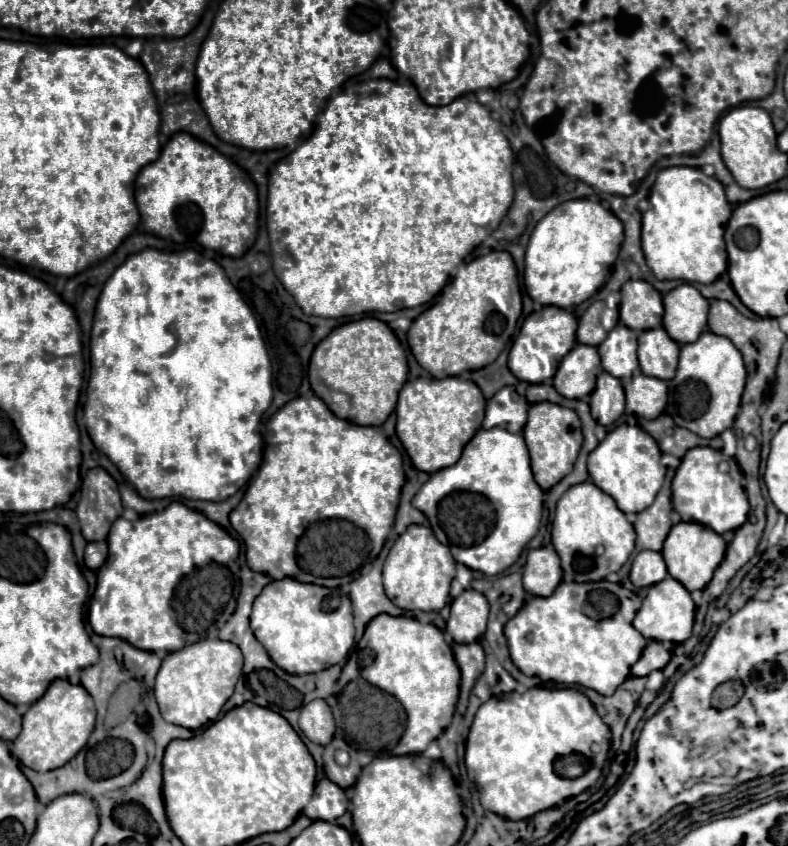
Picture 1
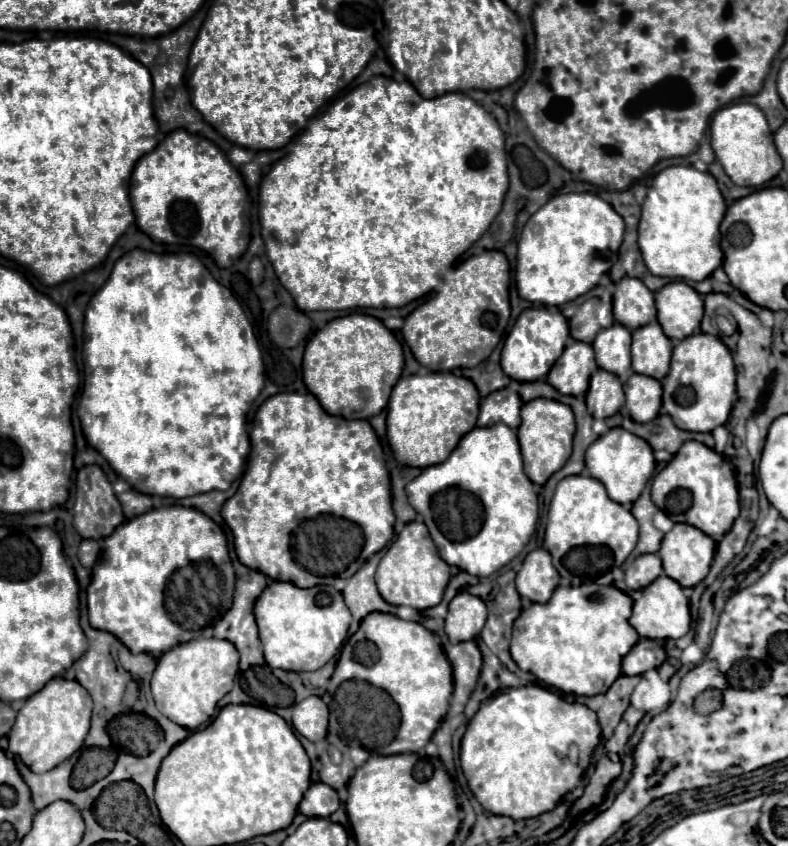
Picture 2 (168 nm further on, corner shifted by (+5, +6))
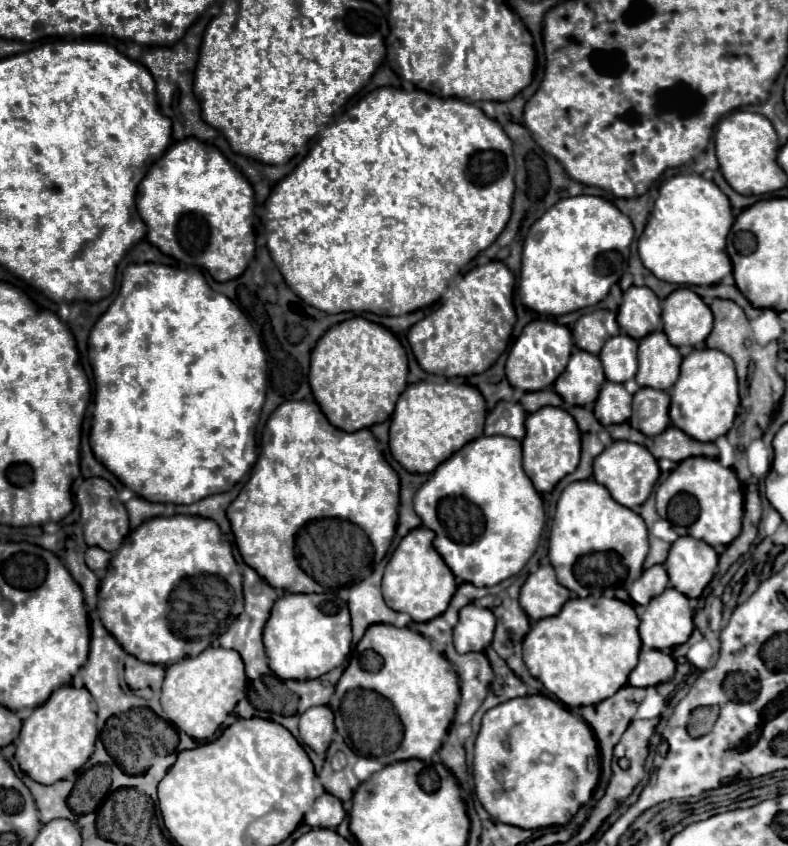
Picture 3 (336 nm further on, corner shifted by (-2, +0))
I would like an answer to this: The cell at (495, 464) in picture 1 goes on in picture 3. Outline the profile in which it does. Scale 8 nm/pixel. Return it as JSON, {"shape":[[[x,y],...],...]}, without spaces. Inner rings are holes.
{"shape":[[[480,436],[442,462],[418,488],[414,510],[422,518],[422,524],[436,534],[434,548],[450,566],[452,574],[474,586],[494,586],[518,574],[536,552],[546,522],[542,498],[522,468],[520,440],[502,436]]]}

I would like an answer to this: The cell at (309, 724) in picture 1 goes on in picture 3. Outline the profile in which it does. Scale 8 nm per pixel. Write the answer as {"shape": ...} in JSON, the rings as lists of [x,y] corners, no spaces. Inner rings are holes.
{"shape":[[[312,706],[300,714],[300,738],[316,754],[324,754],[334,736],[334,714],[328,706]]]}

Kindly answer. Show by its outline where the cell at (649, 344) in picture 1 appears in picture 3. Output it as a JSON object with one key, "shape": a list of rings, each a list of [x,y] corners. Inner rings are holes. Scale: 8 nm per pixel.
{"shape":[[[652,332],[640,340],[636,382],[640,386],[654,386],[668,390],[678,380],[682,356],[672,346],[664,332]]]}

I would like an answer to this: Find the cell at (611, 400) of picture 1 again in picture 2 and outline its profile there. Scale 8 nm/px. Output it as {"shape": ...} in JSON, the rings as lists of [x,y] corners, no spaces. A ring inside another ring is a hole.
{"shape":[[[597,370],[591,376],[587,390],[587,410],[593,418],[609,418],[623,406],[623,384],[621,380],[605,370]]]}

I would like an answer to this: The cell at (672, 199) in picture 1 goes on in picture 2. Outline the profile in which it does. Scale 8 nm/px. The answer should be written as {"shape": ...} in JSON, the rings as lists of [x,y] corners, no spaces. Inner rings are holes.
{"shape":[[[669,166],[659,172],[651,184],[651,190],[641,206],[639,222],[639,250],[645,266],[655,276],[683,278],[683,280],[705,280],[709,278],[723,262],[723,252],[719,248],[719,224],[725,216],[725,200],[715,184],[715,178],[709,172],[699,172],[693,166]]]}

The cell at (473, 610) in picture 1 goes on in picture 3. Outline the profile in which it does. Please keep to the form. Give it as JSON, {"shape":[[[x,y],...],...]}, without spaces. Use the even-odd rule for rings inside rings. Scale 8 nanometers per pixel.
{"shape":[[[468,604],[460,610],[460,620],[454,626],[454,648],[460,654],[484,652],[492,642],[496,618],[490,610]]]}

